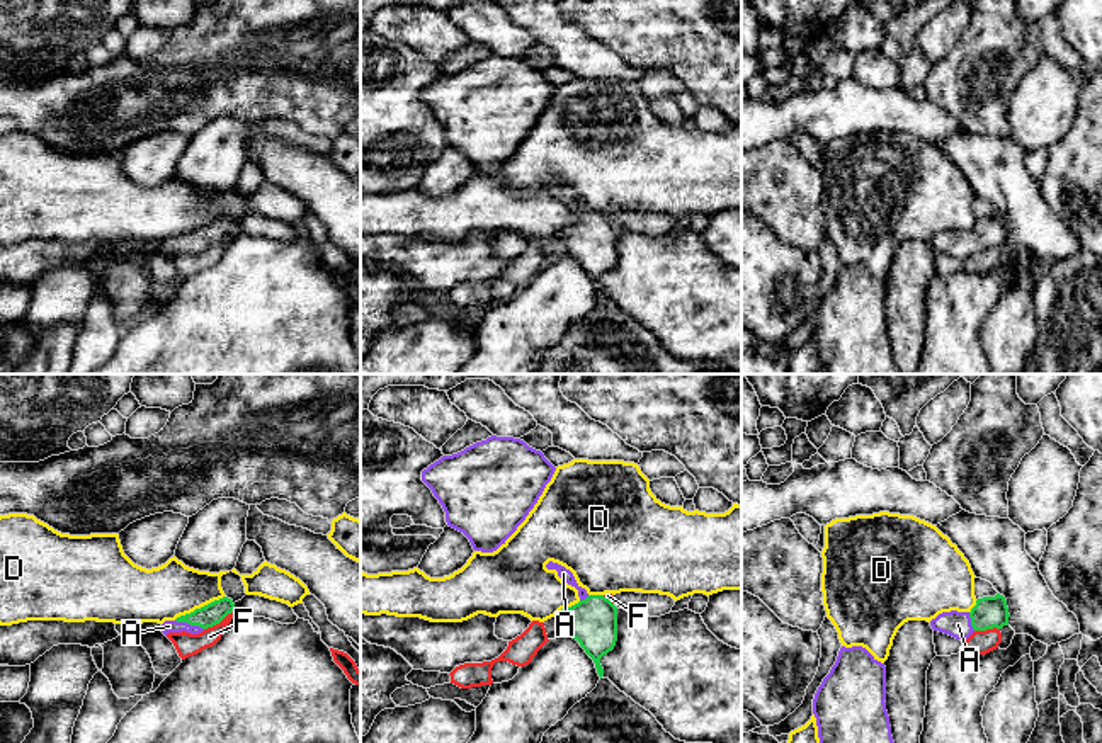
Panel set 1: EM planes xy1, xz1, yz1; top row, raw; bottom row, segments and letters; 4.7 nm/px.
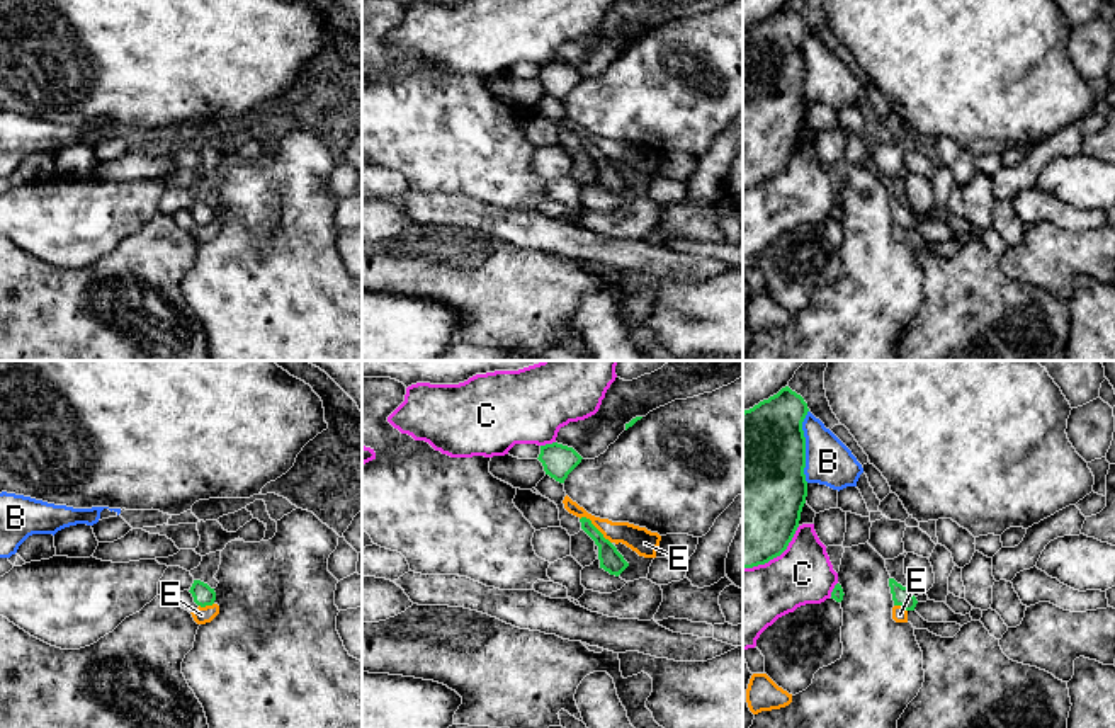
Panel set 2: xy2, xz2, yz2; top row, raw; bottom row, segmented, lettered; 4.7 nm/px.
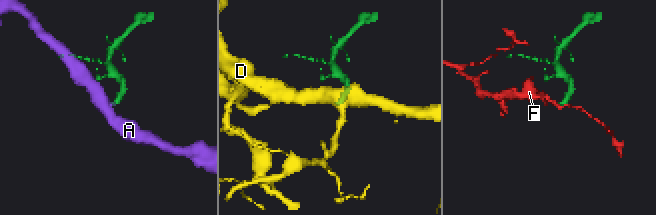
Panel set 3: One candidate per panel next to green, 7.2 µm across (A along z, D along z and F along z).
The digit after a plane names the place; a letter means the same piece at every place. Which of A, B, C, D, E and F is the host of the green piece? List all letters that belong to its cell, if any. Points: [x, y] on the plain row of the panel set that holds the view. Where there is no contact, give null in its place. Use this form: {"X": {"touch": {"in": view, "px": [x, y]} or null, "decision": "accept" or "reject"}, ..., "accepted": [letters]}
{"A": {"touch": {"in": "xy1", "px": [189, 242]}, "decision": "accept"}, "B": {"touch": {"in": "yz2", "px": [804, 65]}, "decision": "reject"}, "C": {"touch": {"in": "yz2", "px": [775, 176]}, "decision": "reject"}, "D": {"touch": {"in": "xy1", "px": [201, 226]}, "decision": "reject"}, "E": {"touch": {"in": "xz2", "px": [595, 147]}, "decision": "reject"}, "F": {"touch": {"in": "xy1", "px": [218, 242]}, "decision": "reject"}, "accepted": ["A"]}

